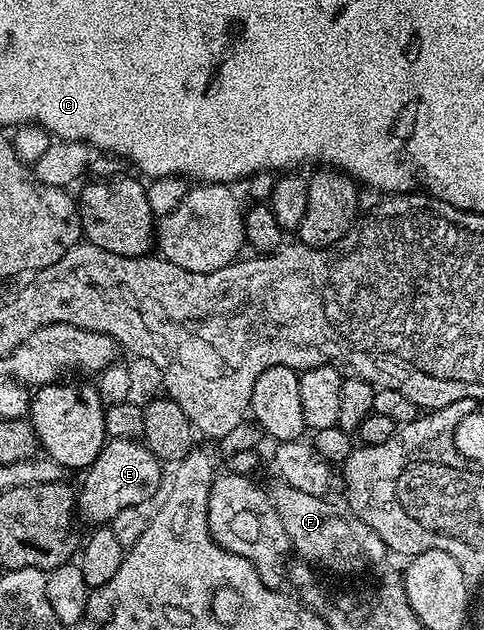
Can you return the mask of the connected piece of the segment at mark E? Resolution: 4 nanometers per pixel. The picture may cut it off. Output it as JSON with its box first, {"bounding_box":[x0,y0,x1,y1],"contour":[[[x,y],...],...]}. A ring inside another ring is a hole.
{"bounding_box":[77,438,164,525],"contour":[[[108,438],[101,453],[86,468],[83,488],[77,491],[77,511],[91,525],[110,524],[121,509],[142,508],[159,491],[163,483],[164,464],[142,442],[134,439]]]}

